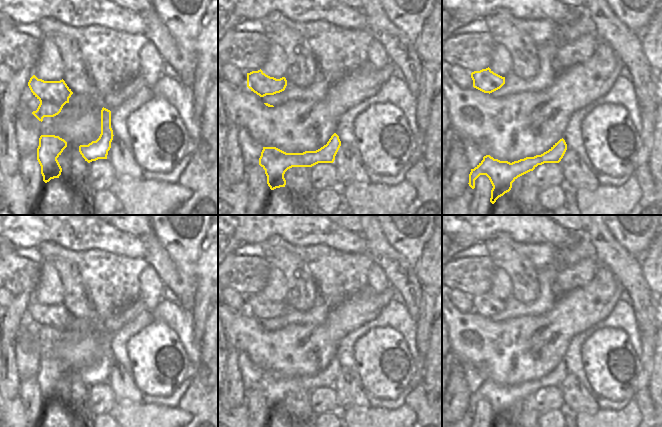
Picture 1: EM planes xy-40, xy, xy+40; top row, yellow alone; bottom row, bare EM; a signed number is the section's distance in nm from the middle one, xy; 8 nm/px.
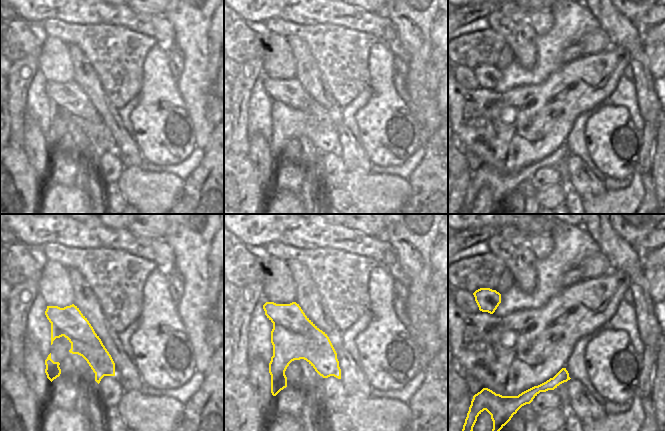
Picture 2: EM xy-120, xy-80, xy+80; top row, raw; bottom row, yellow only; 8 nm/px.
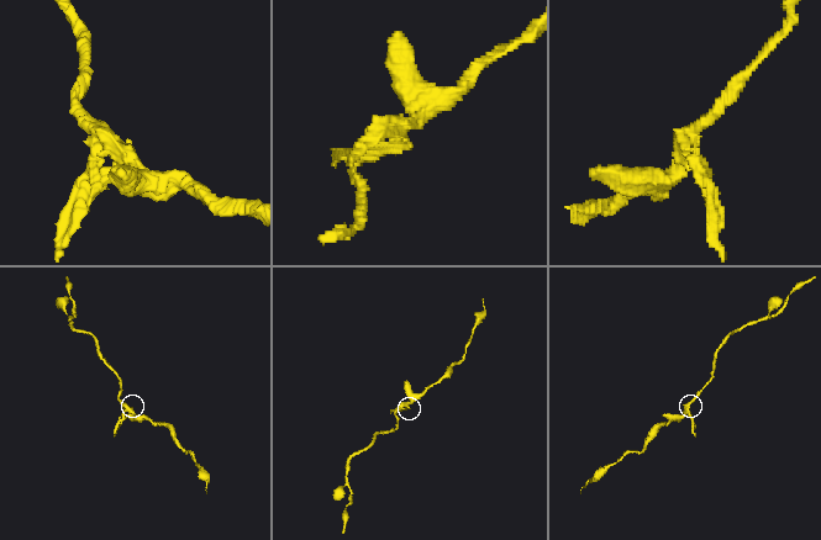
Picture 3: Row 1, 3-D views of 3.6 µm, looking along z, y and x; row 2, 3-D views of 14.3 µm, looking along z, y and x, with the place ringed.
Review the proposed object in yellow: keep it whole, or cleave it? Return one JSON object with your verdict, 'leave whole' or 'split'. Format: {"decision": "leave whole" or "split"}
{"decision": "split"}

